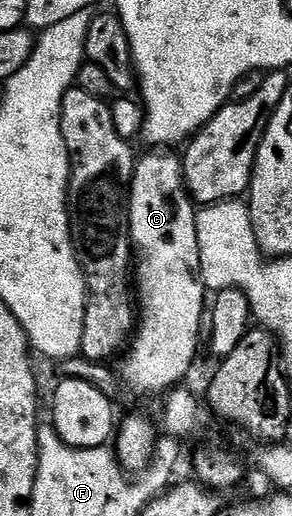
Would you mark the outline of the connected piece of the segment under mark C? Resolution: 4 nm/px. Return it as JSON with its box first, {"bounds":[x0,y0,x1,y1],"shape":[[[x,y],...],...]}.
{"bounds":[118,149,206,396],"shape":[[[164,149],[149,152],[135,160],[128,193],[128,233],[134,252],[138,322],[130,346],[123,352],[118,374],[127,390],[129,387],[140,395],[159,396],[179,384],[176,382],[191,369],[196,350],[202,347],[200,322],[206,319],[206,288],[200,280],[197,208],[184,188],[181,156],[168,155],[172,153]]]}

